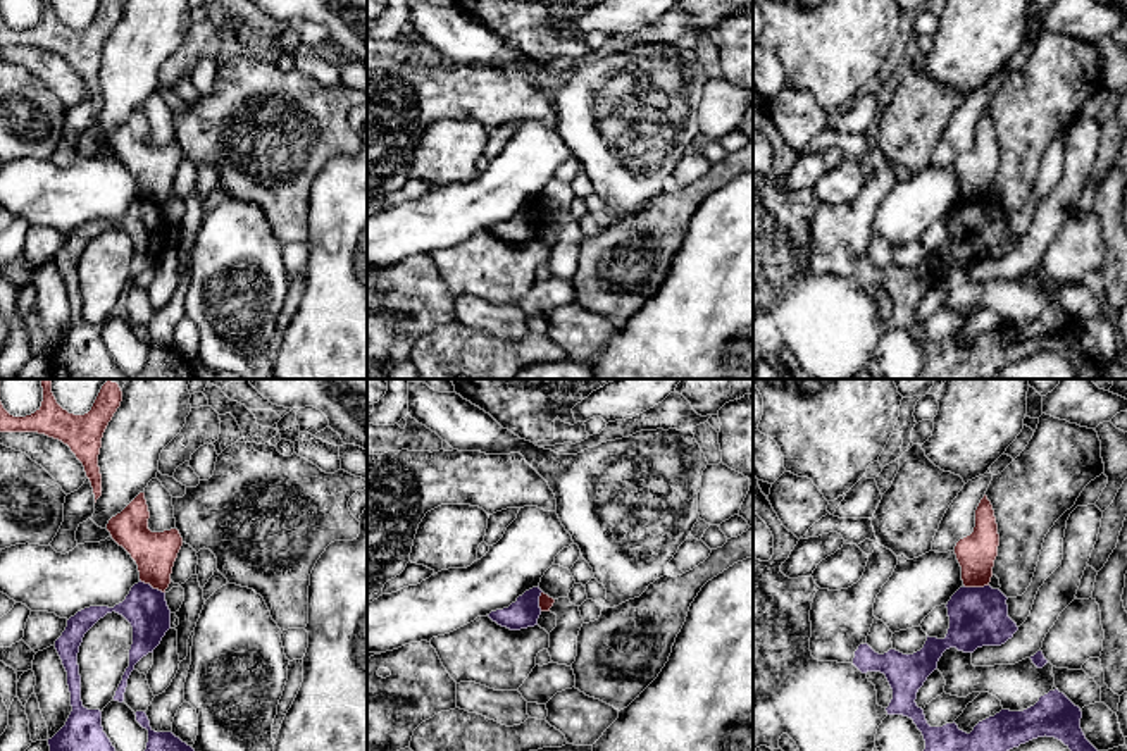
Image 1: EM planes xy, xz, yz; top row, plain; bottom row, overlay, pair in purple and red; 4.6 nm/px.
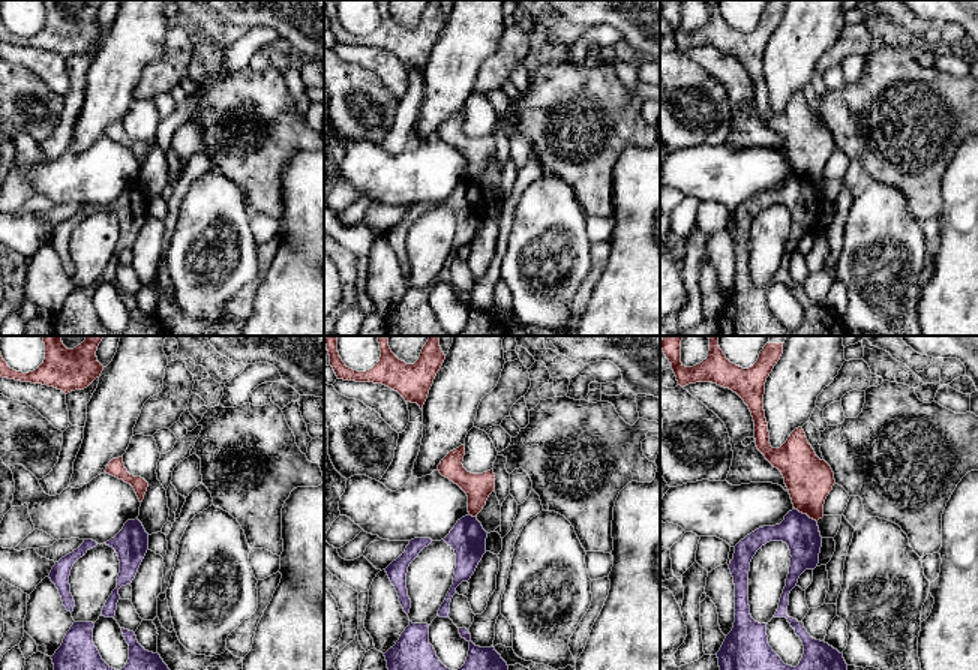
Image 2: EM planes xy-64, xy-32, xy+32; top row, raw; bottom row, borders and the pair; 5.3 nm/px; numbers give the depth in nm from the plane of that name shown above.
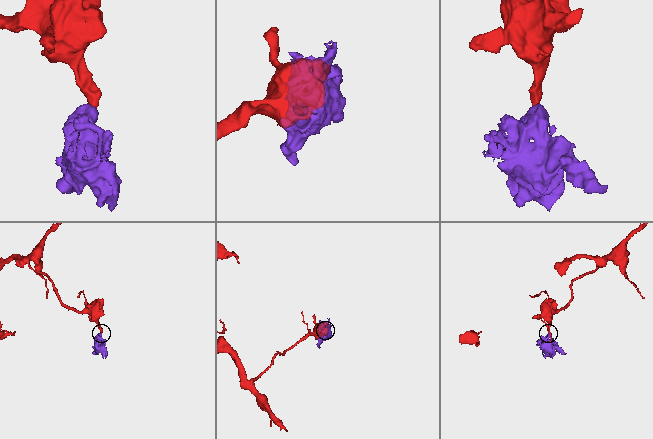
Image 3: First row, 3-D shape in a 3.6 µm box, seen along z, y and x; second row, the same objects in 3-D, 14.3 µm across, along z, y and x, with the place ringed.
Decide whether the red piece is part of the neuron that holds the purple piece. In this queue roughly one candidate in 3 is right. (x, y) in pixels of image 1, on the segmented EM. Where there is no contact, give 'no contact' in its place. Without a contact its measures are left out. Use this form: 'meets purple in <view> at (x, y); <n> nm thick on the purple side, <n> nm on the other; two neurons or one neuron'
meets purple in xy at (150, 586); 200 nm thick on the purple side, 190 nm on the other; two neurons

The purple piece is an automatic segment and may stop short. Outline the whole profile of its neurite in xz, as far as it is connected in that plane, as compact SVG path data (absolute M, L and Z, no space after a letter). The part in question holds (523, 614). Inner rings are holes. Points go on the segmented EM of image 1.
M532 587L517 598L508 608L491 611L488 617L501 627L520 630L538 625L541 615L539 596L541 589Z

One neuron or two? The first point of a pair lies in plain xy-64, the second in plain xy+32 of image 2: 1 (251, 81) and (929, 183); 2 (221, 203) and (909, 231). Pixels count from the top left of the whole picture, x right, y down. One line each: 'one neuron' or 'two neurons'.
1: one neuron
2: one neuron

